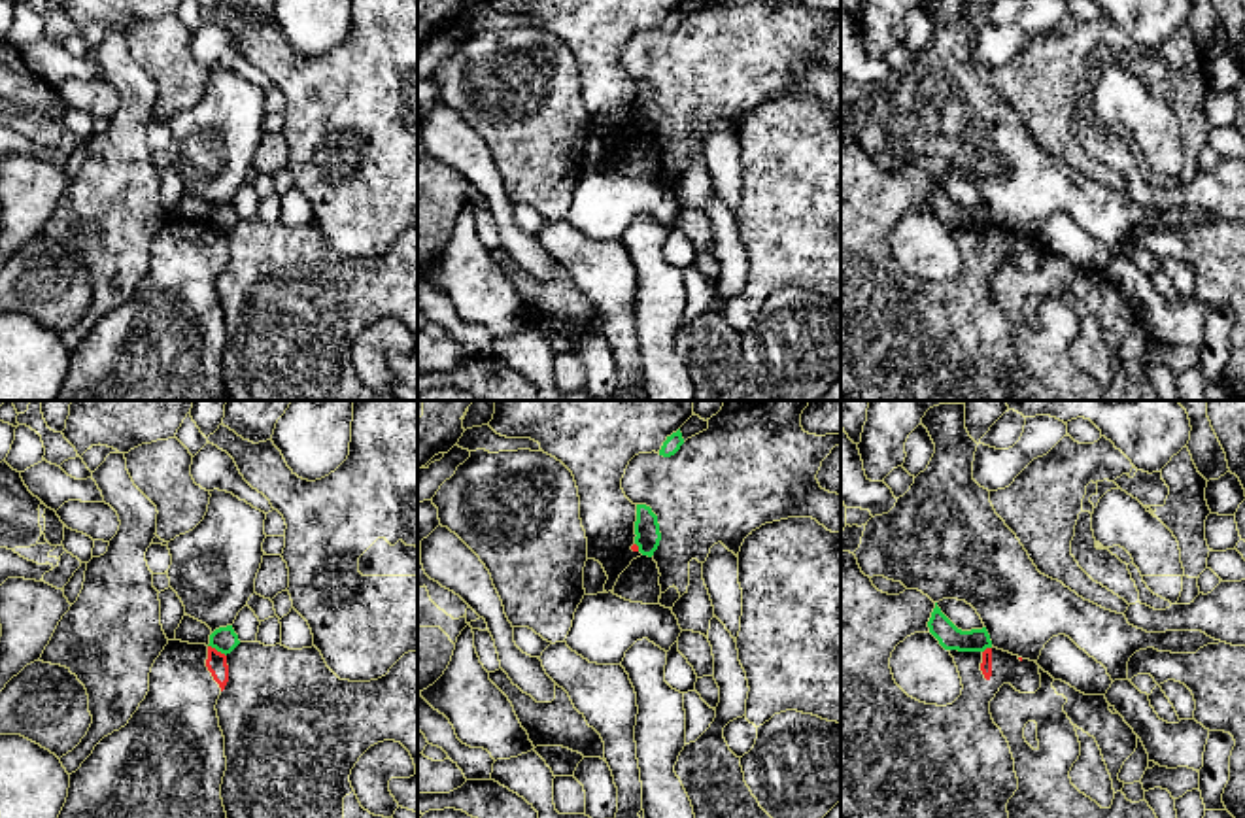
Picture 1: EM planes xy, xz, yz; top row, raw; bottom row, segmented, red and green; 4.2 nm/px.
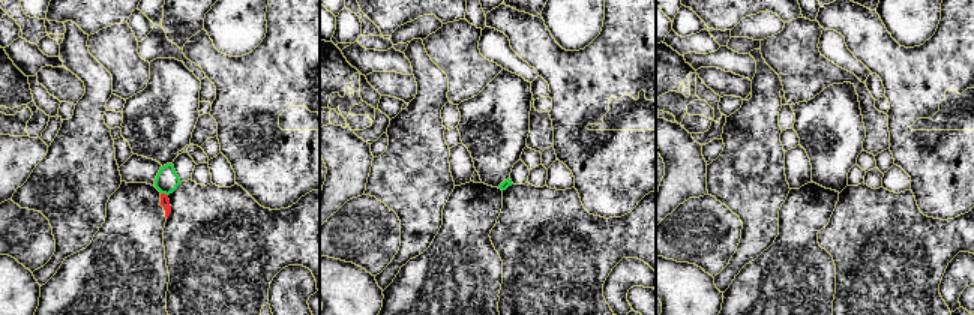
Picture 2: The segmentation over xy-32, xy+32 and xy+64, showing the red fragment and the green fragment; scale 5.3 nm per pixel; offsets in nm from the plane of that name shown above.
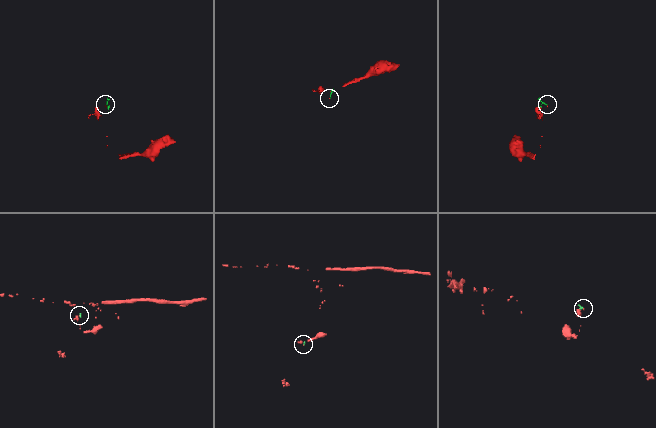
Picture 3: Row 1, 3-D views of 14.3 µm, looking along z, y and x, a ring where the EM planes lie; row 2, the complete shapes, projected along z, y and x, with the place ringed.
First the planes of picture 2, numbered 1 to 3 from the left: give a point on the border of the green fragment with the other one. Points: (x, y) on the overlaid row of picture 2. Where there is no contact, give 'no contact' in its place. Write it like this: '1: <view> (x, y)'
1: xy-32 (164, 194)
2: no contact
3: no contact

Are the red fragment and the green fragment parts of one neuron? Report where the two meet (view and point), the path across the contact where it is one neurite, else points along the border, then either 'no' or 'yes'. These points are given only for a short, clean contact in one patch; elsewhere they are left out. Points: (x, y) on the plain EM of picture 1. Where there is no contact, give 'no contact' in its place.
contact xy (216, 227); border xy (208, 221), (225, 233); no

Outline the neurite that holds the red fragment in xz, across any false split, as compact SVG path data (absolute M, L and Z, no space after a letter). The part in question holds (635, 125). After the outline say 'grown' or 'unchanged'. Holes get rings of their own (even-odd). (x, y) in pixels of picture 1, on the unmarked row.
M489 0L506 15L531 15L540 26L561 38L574 53L580 74L580 96L588 115L588 136L603 142L608 157L605 168L614 168L620 151L640 134L635 121L637 81L623 66L622 55L639 30L659 30L663 19L684 0Z; grown

